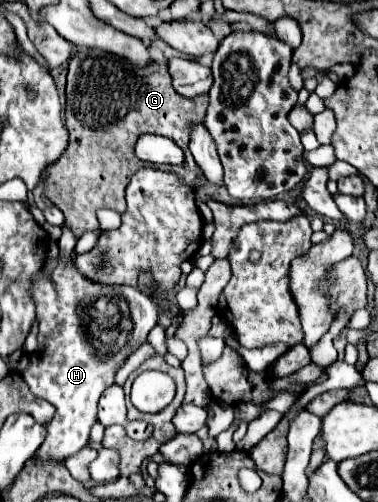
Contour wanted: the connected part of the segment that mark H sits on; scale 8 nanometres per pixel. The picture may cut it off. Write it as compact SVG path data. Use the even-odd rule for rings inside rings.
M73 263L57 265L51 275L43 271L33 277L33 299L37 305L39 317L39 347L31 353L31 365L21 375L23 381L29 385L31 393L49 401L55 407L55 415L49 423L45 423L47 437L43 447L37 449L37 459L41 461L63 461L69 455L77 453L89 443L89 429L97 421L97 401L101 393L113 385L113 377L117 369L127 361L127 357L139 347L149 331L157 325L159 319L159 305L153 297L147 297L139 289L133 287L107 287L85 279L81 273L75 271ZM99 297L119 297L125 299L129 305L129 317L133 321L133 329L129 331L129 341L123 345L121 351L99 357L93 345L87 341L87 329L83 325L81 315L75 309L85 299L99 299Z

